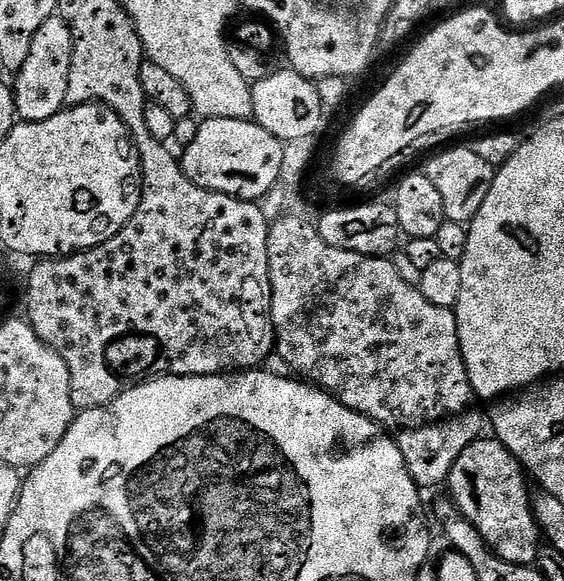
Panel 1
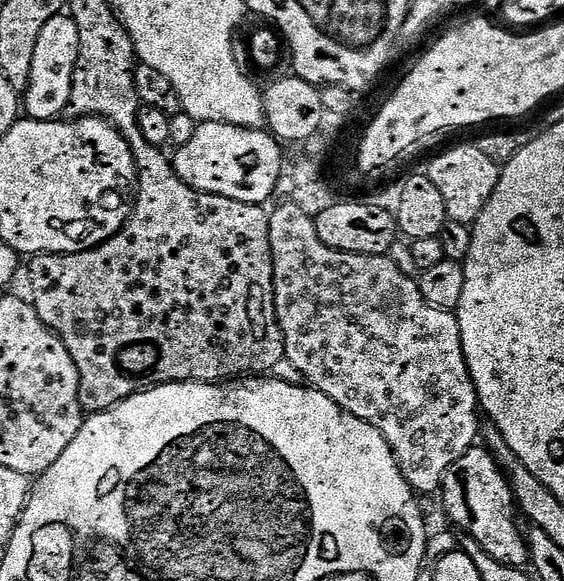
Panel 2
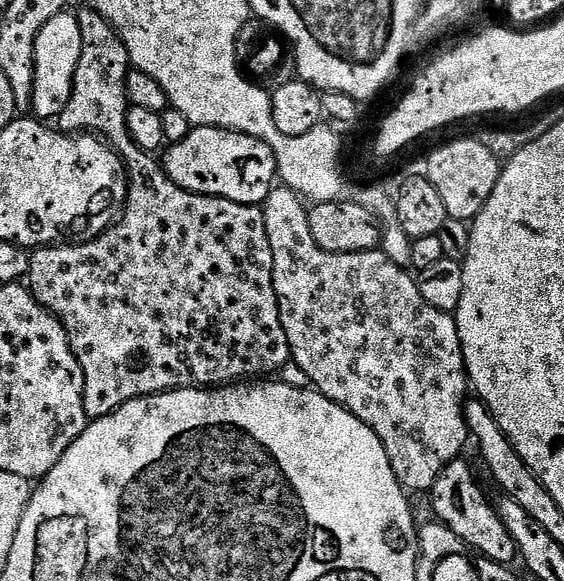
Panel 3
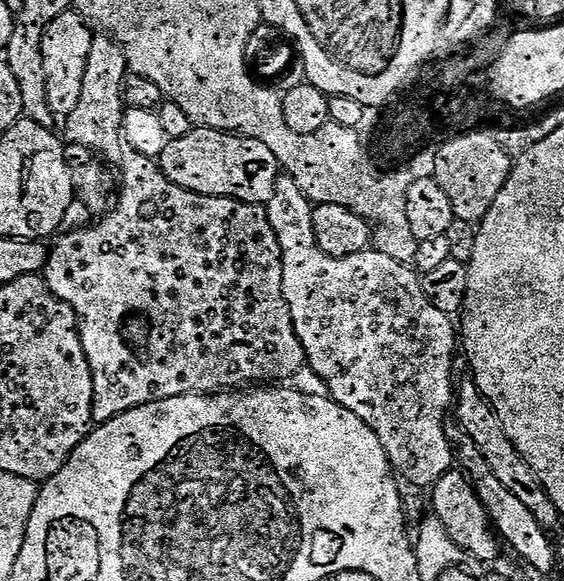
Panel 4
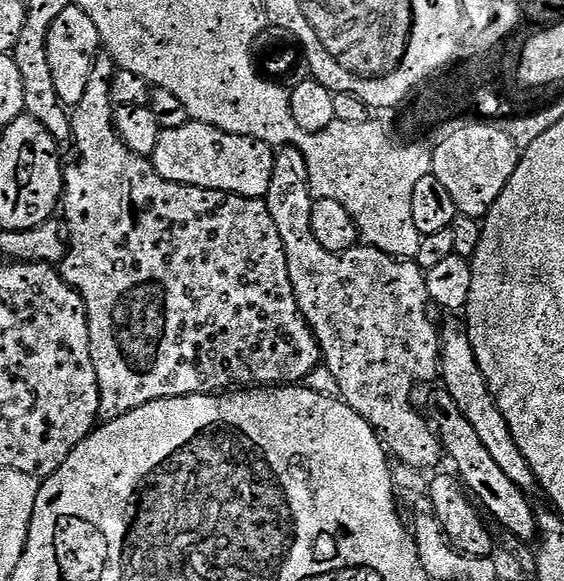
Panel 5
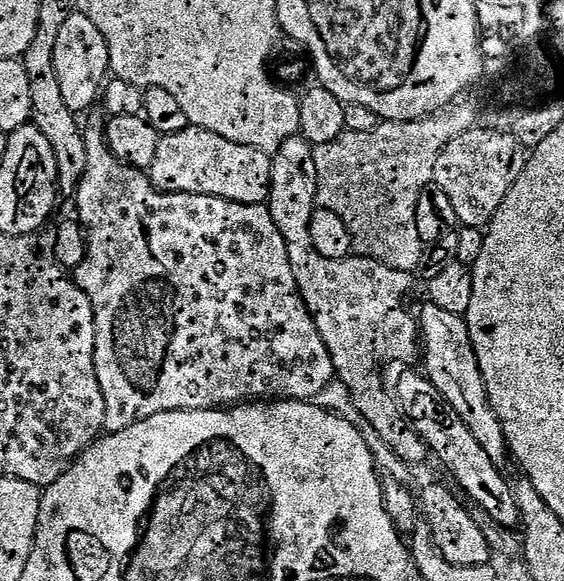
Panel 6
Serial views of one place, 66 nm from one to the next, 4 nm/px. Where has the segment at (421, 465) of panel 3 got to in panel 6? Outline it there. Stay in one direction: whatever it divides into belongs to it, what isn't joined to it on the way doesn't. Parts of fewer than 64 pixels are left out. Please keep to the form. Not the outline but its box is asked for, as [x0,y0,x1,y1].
[266,134,430,464]

